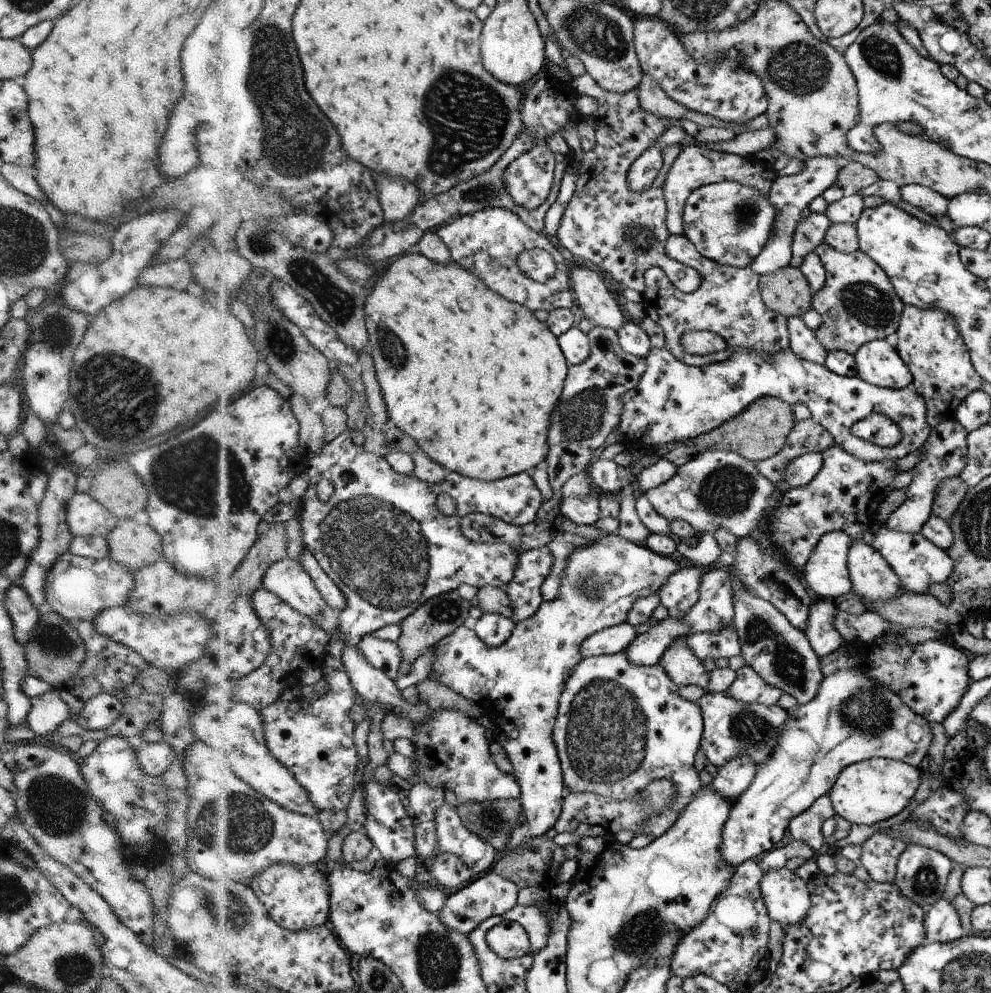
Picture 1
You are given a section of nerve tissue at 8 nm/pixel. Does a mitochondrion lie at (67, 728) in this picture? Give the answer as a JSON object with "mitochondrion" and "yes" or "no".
{"mitochondrion":"no"}

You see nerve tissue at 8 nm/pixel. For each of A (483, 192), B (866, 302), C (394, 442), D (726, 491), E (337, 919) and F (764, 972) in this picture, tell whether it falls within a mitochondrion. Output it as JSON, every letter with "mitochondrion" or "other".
{"A":"mitochondrion","B":"mitochondrion","C":"other","D":"mitochondrion","E":"other","F":"other"}

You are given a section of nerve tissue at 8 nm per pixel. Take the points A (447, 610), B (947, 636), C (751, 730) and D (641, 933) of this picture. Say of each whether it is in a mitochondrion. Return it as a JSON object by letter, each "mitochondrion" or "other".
{"A":"mitochondrion","B":"other","C":"mitochondrion","D":"mitochondrion"}

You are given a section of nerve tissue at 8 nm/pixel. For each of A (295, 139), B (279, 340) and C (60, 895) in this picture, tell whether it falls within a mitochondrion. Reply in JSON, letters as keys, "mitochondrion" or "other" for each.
{"A":"mitochondrion","B":"mitochondrion","C":"other"}

